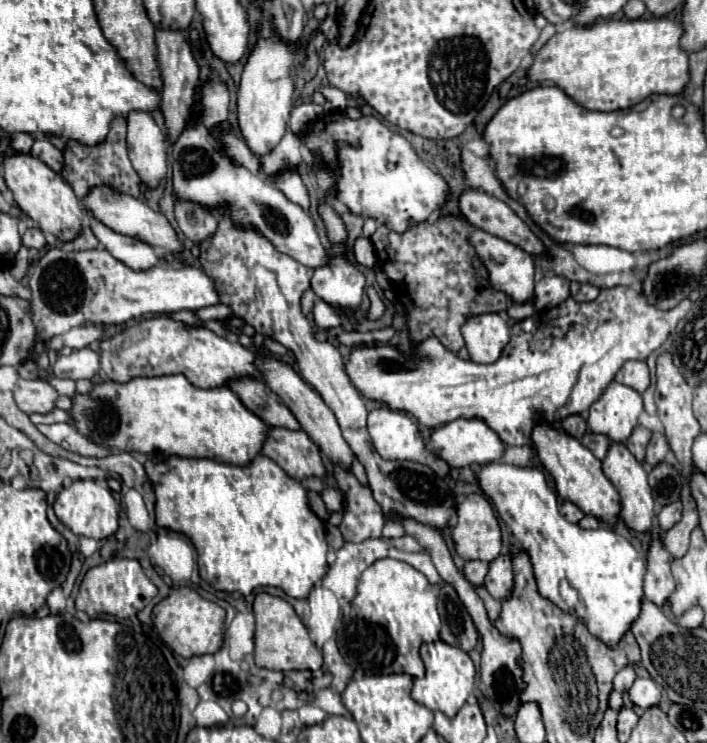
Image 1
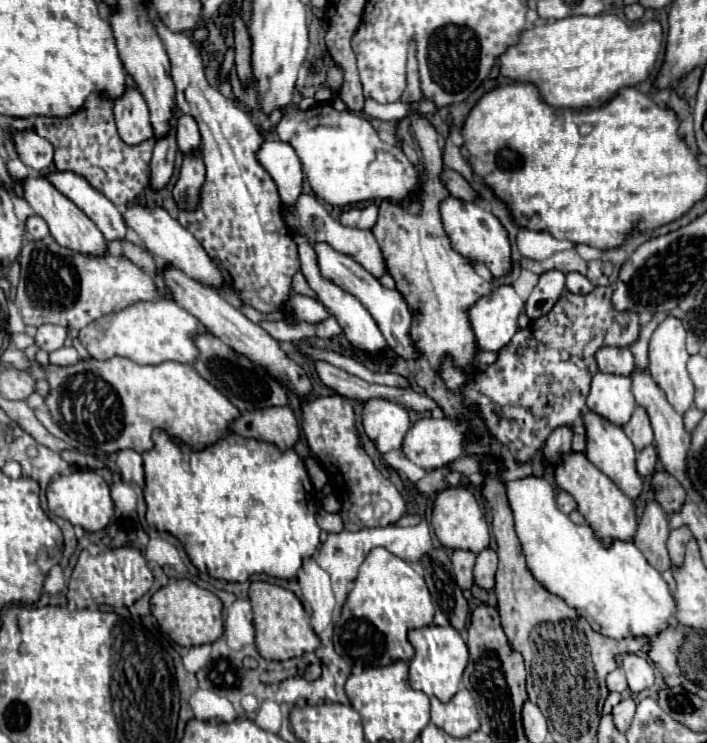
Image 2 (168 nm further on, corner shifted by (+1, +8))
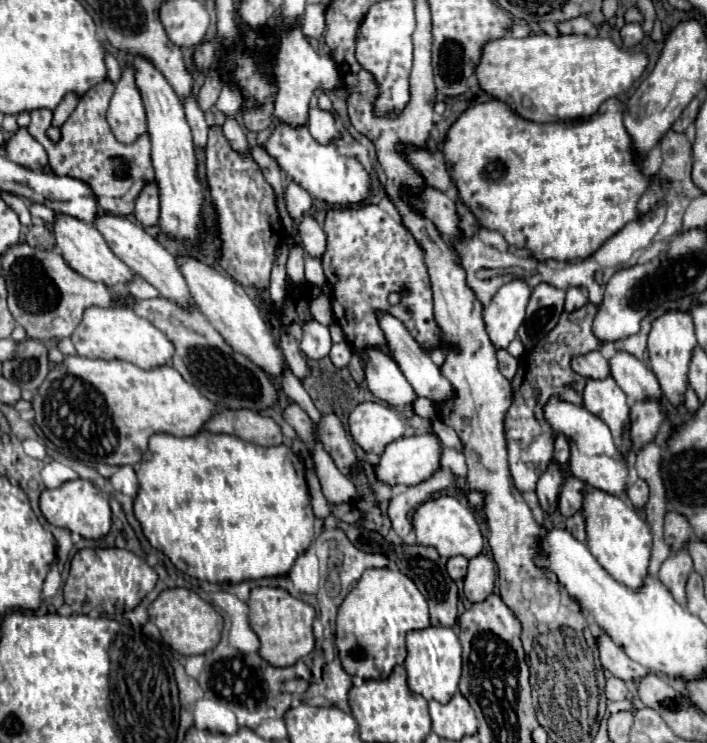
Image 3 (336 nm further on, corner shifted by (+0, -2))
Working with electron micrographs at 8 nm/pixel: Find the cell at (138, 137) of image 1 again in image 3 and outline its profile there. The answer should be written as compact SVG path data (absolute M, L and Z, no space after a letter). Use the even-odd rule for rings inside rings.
M128 64L122 72L108 108L108 124L122 144L134 144L146 132L146 112L140 92L134 84L134 68Z

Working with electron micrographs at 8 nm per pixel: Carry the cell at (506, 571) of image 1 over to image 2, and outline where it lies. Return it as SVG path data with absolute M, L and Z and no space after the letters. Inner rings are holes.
M485 548L477 554L475 568L473 568L473 582L479 588L491 590L493 588L493 576L497 572L497 552L491 548Z

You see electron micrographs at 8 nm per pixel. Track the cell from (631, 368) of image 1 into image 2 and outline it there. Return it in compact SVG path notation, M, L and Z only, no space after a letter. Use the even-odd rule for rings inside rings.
M603 346L595 352L595 362L599 372L611 372L611 374L623 374L629 376L635 368L635 358L629 352L629 348L613 348Z

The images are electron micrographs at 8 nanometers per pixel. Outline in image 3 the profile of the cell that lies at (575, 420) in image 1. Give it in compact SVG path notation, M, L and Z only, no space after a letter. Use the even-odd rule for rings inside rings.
M552 460L546 468L546 472L540 476L538 486L536 486L536 494L540 500L540 506L544 512L554 512L558 506L558 492L560 492L560 484L562 484L562 470L560 464L556 464L556 460Z

